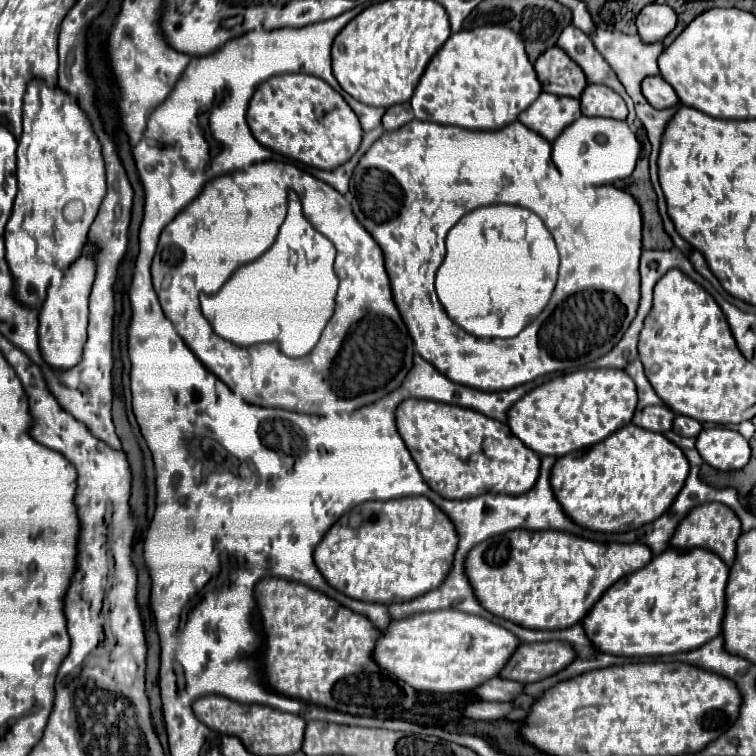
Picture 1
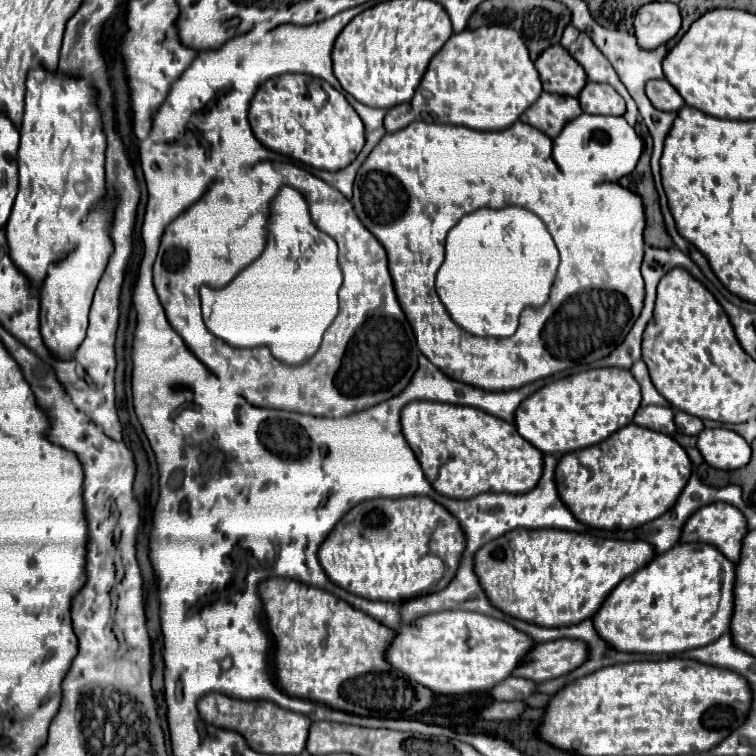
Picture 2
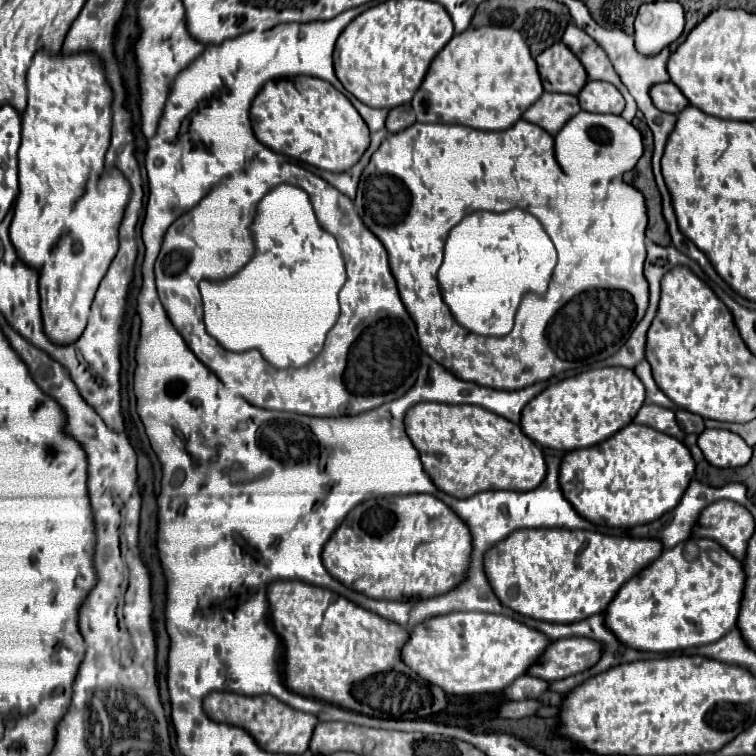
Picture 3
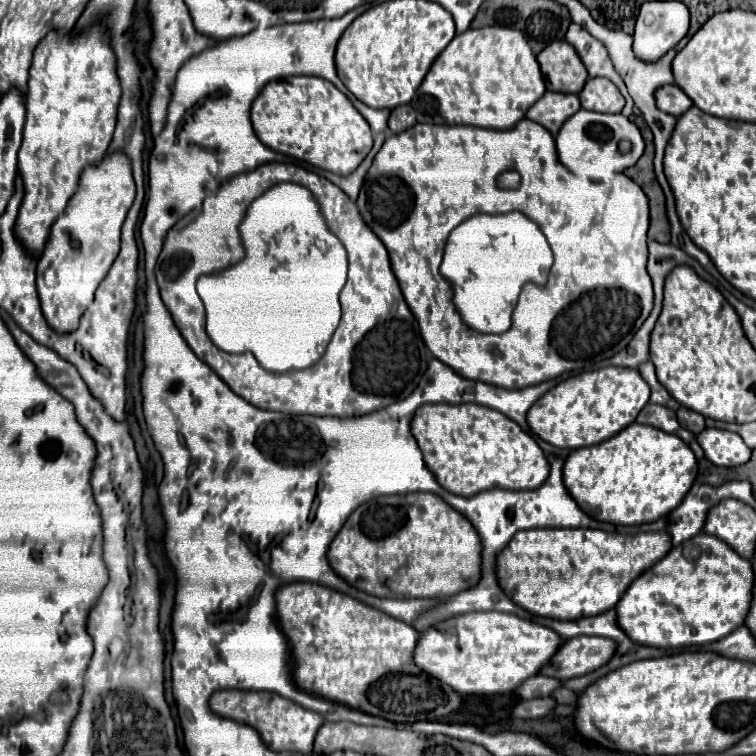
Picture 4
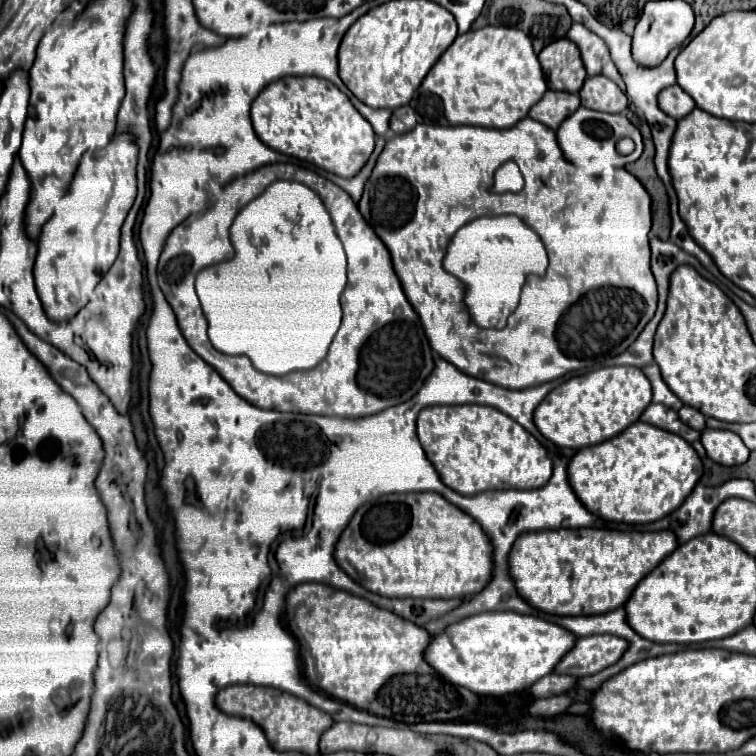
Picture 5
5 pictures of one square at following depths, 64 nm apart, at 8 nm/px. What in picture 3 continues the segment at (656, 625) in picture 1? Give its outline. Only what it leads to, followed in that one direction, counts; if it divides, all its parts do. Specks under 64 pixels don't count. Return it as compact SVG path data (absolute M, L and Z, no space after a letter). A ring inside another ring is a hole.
M692 538L676 548L664 550L650 566L632 576L616 592L614 600L604 610L606 628L626 646L644 652L674 652L692 646L704 646L720 640L736 628L744 590L744 568L742 562L732 558L718 542L706 538Z

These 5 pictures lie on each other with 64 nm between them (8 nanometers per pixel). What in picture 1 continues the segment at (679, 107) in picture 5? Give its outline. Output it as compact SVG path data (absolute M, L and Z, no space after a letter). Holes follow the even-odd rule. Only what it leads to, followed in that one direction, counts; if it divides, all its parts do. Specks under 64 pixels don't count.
M646 76L642 82L642 92L644 98L654 106L654 108L670 108L678 104L678 96L670 84L662 80L662 76Z

